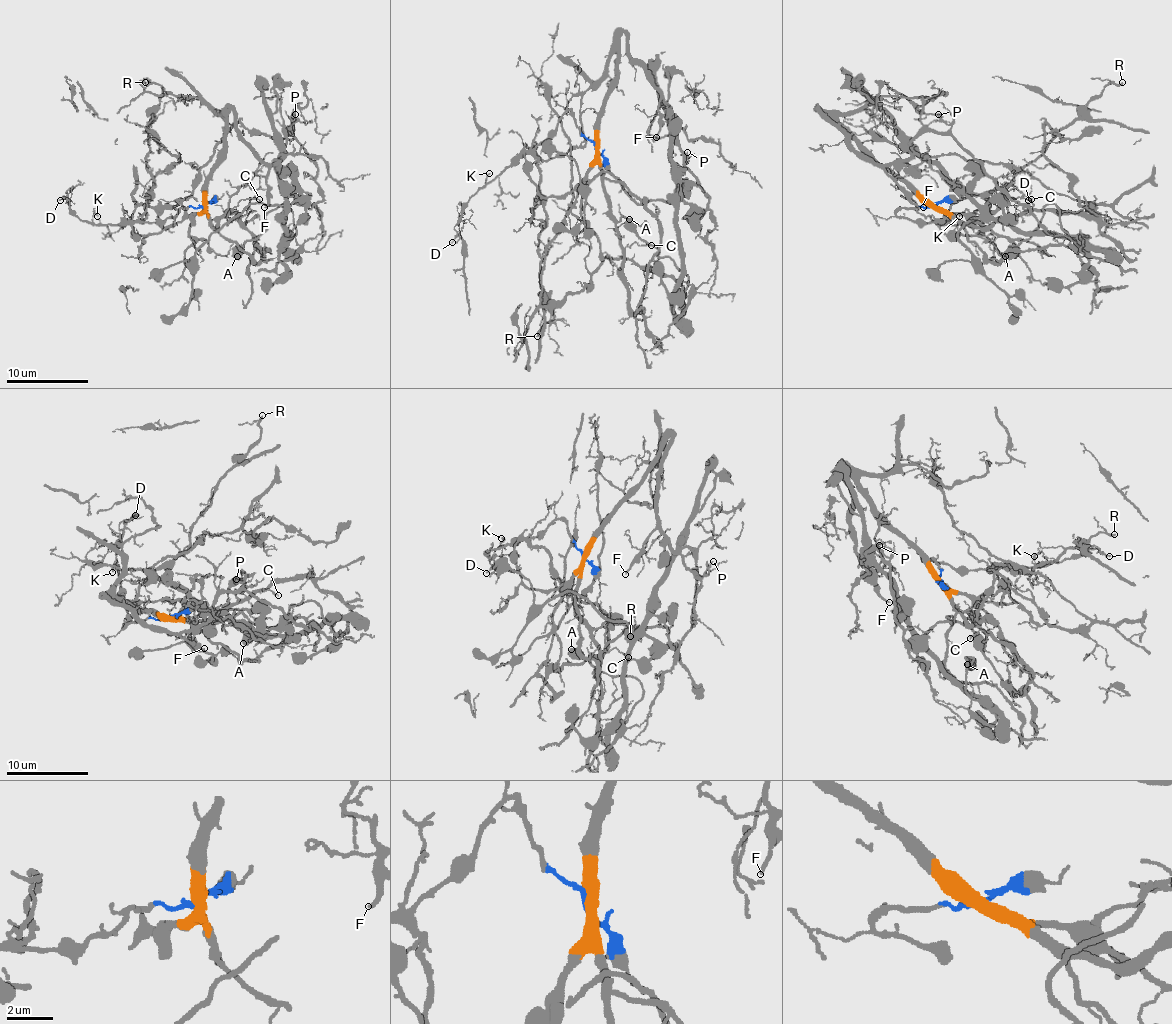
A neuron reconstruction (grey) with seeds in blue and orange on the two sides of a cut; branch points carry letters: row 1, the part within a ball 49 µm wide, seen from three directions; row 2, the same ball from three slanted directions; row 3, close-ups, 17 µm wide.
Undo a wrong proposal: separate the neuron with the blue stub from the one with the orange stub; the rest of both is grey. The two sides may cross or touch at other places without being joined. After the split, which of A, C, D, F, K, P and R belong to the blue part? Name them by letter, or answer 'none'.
D, K, R

